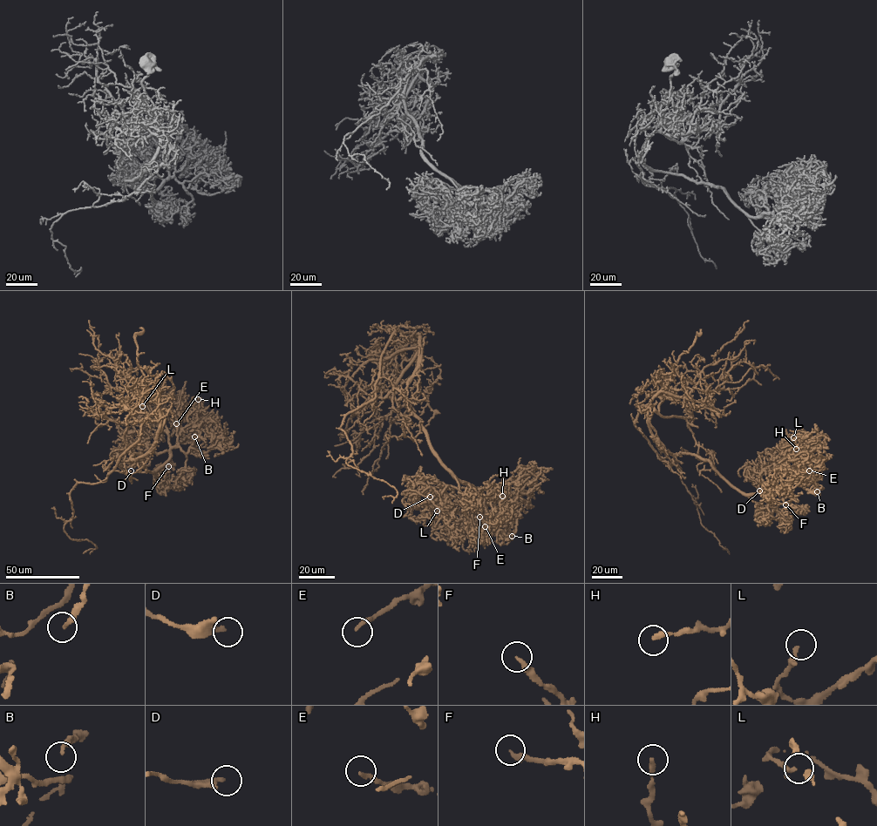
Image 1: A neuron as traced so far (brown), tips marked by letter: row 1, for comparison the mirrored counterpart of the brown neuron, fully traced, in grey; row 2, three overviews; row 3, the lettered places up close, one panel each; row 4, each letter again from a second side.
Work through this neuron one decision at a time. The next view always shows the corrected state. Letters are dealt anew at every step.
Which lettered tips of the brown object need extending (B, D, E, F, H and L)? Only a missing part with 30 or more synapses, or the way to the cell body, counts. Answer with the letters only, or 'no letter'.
no letter

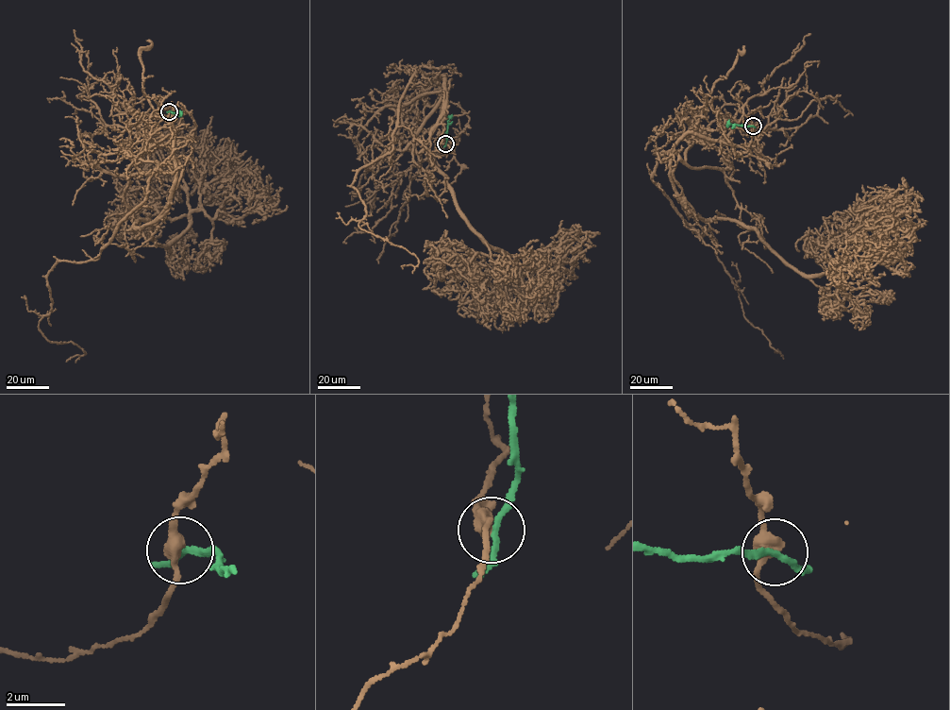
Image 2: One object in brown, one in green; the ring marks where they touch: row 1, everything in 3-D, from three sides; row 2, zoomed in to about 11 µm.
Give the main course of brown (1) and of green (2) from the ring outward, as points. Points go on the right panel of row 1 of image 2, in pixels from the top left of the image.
1: (753, 126), (673, 149), (702, 218), (812, 277), (910, 202), (868, 202)
2: (753, 126), (729, 125), (729, 120)

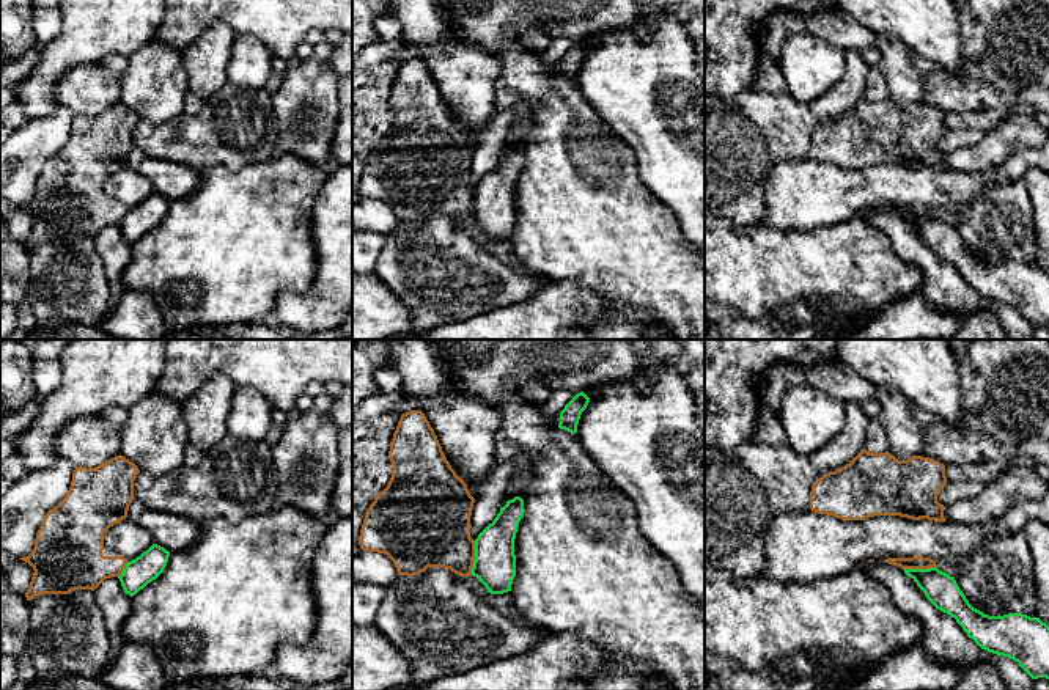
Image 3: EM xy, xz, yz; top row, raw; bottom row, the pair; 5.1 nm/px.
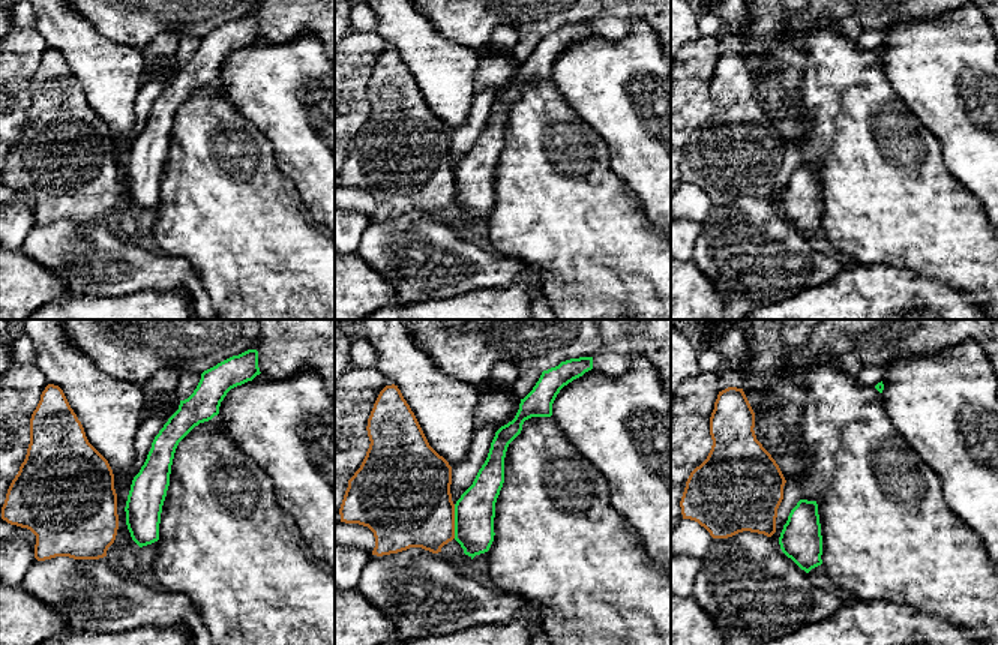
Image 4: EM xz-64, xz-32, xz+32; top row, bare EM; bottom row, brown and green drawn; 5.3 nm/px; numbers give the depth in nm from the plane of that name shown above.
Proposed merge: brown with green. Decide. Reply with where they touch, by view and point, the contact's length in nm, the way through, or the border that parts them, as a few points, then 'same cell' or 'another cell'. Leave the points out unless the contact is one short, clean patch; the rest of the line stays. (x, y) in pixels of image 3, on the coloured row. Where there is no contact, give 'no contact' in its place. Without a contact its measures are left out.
xz (474, 558) | 180 nm | along xz (475, 541), (475, 560), (469, 574) | another cell

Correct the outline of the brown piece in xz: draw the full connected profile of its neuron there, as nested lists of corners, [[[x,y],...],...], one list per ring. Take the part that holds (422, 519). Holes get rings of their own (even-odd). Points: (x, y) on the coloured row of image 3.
[[[410,410],[401,415],[388,451],[393,465],[387,487],[374,498],[366,509],[360,530],[360,549],[387,555],[398,575],[418,575],[428,567],[445,567],[461,577],[472,574],[475,561],[475,541],[470,538],[470,516],[475,498],[467,484],[461,479],[447,461],[442,446],[421,410]]]

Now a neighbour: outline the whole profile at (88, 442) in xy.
[[[83,417],[64,424],[55,443],[58,456],[75,467],[94,468],[121,454],[120,426],[101,417]]]

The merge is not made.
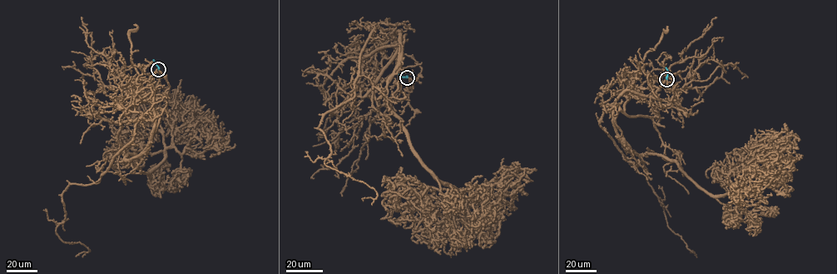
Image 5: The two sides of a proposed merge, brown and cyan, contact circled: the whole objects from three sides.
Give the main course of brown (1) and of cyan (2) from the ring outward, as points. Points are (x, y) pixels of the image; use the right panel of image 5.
1: (666, 79), (672, 106), (616, 102), (636, 153), (718, 196), (790, 141), (759, 141)
2: (666, 79), (666, 67)

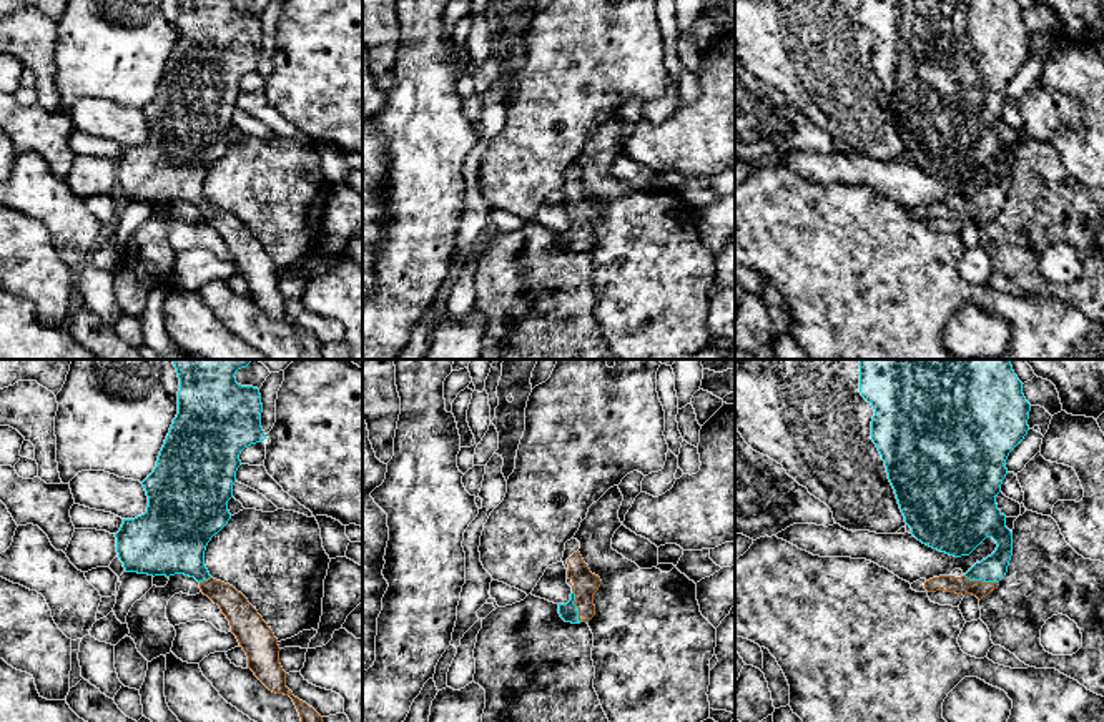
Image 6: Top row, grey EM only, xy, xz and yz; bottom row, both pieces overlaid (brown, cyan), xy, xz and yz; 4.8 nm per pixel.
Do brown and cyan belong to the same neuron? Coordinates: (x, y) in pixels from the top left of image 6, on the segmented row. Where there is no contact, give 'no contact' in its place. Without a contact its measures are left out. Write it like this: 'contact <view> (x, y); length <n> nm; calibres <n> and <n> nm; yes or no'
contact xz (576, 604); length 170 nm; calibres 120 and 90 nm; yes

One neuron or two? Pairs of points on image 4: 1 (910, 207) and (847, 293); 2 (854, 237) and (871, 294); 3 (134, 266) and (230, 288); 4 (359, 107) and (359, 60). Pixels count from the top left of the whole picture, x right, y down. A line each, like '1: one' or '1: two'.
1: two
2: two
3: two
4: one

